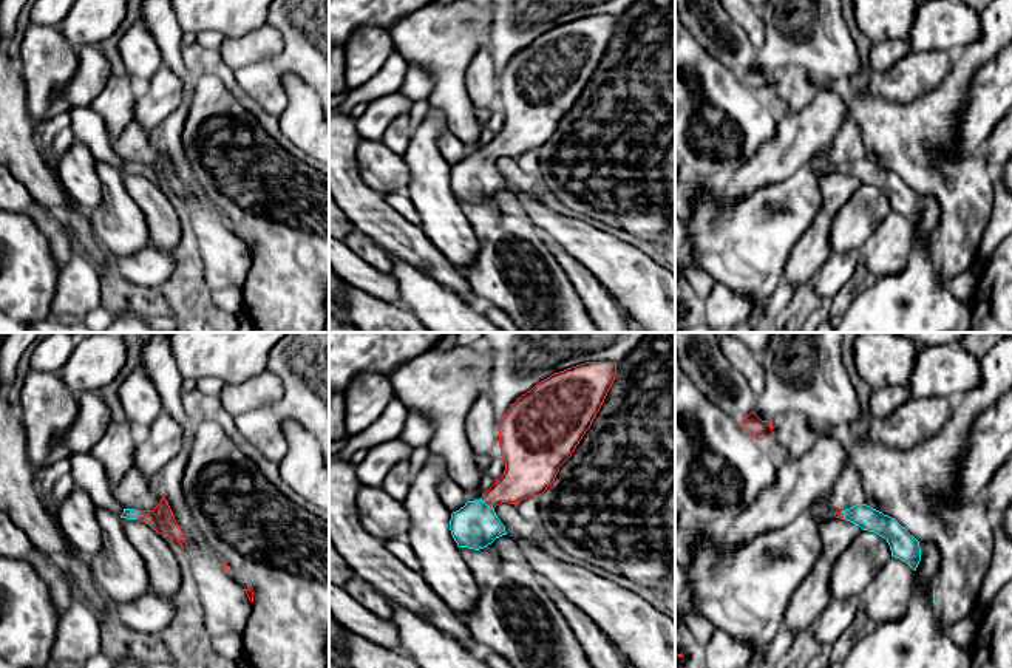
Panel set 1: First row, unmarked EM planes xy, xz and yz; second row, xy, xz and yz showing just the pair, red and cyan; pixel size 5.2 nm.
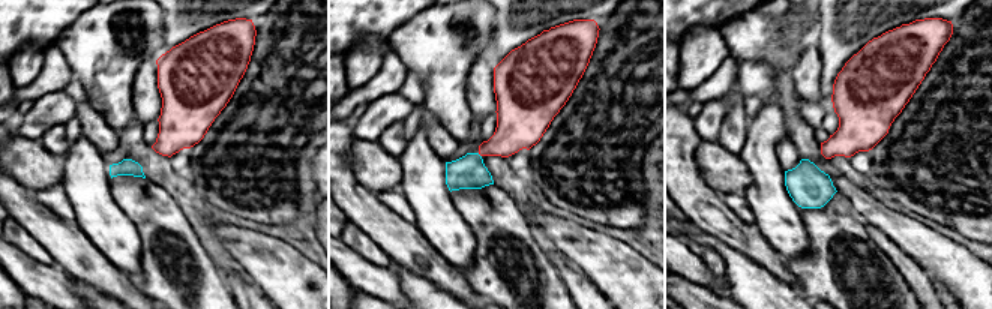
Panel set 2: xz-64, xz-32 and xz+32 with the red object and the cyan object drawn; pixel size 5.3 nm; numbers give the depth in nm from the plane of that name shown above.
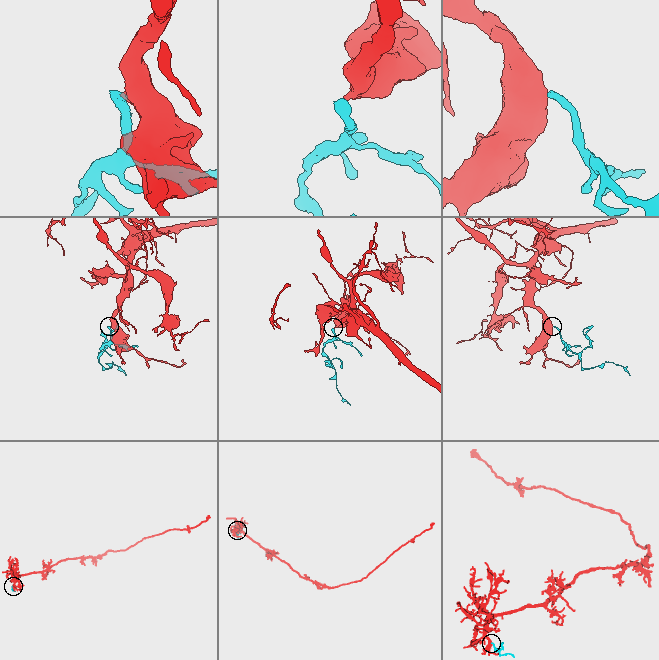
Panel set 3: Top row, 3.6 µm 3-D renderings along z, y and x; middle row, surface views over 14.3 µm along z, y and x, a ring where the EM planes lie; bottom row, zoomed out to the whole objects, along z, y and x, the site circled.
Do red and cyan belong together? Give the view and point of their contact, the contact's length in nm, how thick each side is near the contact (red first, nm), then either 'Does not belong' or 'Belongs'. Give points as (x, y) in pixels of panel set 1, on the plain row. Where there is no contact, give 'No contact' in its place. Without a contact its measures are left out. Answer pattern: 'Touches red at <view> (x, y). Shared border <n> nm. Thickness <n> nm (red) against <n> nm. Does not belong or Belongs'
Touches red at xz (487, 158). Shared border 90 nm. Thickness 220 nm (red) against 240 nm. Belongs

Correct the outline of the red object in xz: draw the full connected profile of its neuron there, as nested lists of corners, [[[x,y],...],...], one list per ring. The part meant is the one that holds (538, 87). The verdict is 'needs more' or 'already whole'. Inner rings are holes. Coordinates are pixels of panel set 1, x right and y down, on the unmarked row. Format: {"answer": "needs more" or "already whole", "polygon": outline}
{"answer": "needs more", "polygon": [[[586,15],[541,34],[510,59],[498,79],[501,110],[505,114],[504,128],[482,147],[481,153],[467,155],[451,167],[450,184],[459,201],[479,204],[507,189],[494,161],[502,156],[518,158],[547,144],[559,121],[590,82],[615,29],[616,15]]]}

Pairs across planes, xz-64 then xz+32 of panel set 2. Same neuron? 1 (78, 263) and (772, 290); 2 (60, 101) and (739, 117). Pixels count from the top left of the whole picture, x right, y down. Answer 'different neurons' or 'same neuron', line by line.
1: different neurons
2: different neurons

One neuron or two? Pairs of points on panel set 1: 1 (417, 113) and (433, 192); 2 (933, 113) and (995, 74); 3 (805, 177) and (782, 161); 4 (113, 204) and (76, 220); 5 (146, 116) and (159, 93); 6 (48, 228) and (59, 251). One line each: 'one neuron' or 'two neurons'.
1: two neurons
2: two neurons
3: two neurons
4: two neurons
5: one neuron
6: one neuron

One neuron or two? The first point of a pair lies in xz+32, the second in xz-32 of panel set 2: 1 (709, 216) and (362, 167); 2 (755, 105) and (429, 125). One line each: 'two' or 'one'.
1: two
2: two

